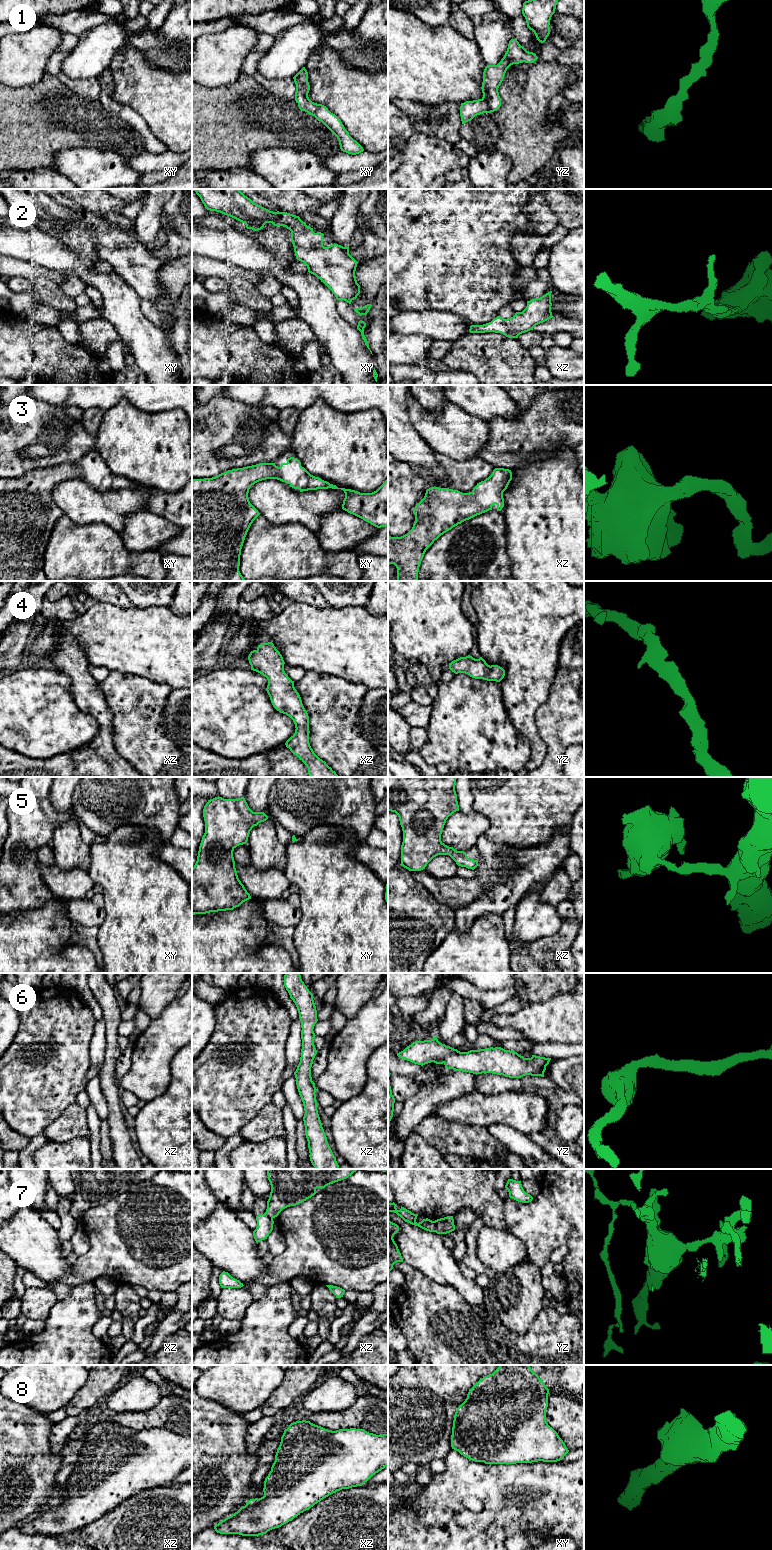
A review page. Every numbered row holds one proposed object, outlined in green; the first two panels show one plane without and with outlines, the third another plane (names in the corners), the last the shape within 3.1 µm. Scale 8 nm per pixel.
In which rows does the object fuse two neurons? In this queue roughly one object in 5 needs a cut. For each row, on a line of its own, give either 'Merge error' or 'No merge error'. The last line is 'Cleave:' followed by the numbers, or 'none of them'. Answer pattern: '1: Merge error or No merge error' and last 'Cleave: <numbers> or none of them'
1: No merge error
2: No merge error
3: No merge error
4: No merge error
5: No merge error
6: No merge error
7: Merge error
8: No merge error
Cleave: 7

